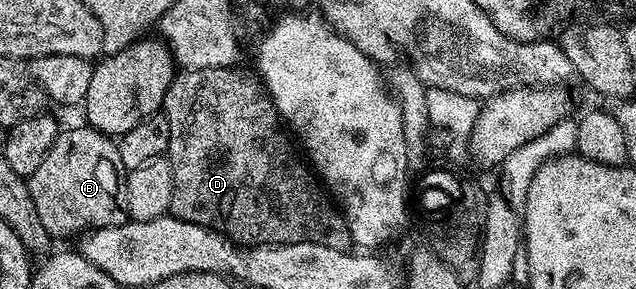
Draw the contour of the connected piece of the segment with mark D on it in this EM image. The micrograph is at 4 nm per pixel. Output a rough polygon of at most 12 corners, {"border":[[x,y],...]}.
{"border":[[184,70],[171,215],[241,246],[352,235],[255,75]]}

